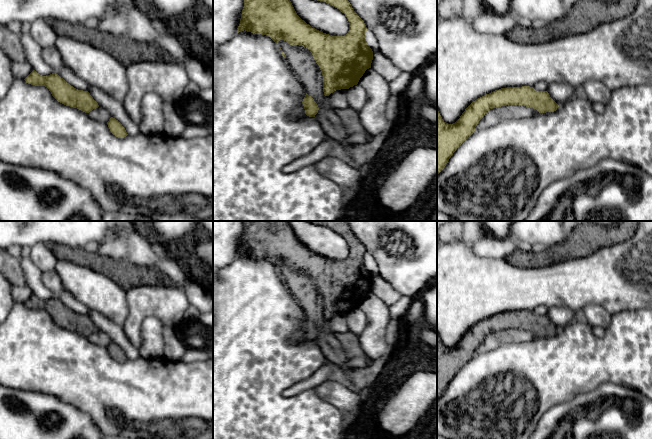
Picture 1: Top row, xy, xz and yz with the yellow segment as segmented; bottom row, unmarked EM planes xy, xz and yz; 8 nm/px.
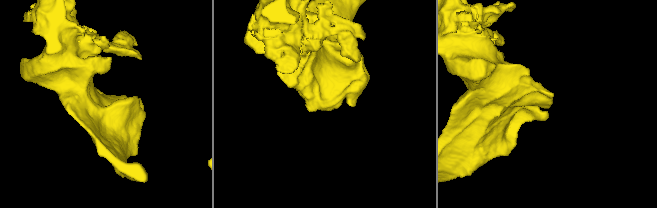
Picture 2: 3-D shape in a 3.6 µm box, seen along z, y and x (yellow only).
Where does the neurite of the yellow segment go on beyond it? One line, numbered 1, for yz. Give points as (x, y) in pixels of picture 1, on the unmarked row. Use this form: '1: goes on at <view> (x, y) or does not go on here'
1: does not go on here

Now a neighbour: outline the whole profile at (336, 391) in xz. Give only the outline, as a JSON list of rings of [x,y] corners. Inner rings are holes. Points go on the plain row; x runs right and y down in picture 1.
[[[341,377],[327,380],[316,386],[314,390],[321,399],[332,404],[343,413],[360,419],[359,407],[363,396],[350,387]]]

